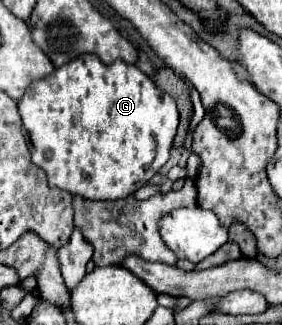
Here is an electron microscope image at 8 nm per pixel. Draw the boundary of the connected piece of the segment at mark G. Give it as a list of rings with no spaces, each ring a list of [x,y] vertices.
[[[84,54],[56,68],[52,76],[32,82],[18,102],[18,110],[23,133],[30,142],[32,162],[46,172],[48,184],[86,200],[120,200],[146,186],[168,162],[178,128],[178,110],[170,94],[158,90],[138,66],[124,62],[106,66],[94,54]]]

